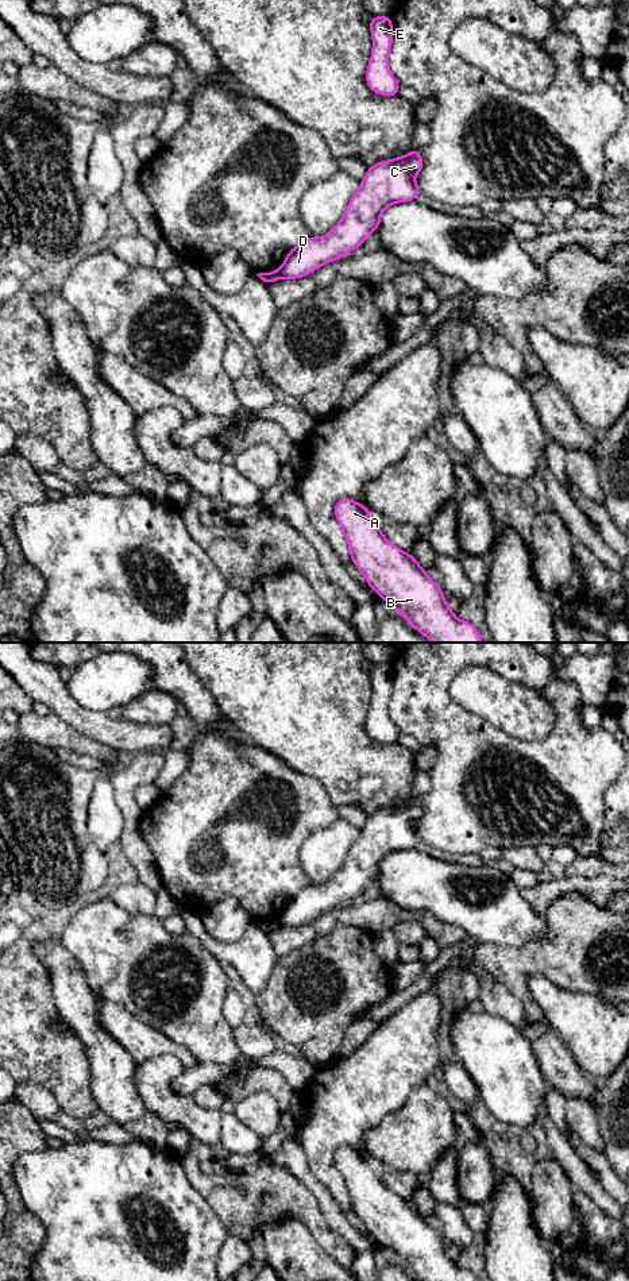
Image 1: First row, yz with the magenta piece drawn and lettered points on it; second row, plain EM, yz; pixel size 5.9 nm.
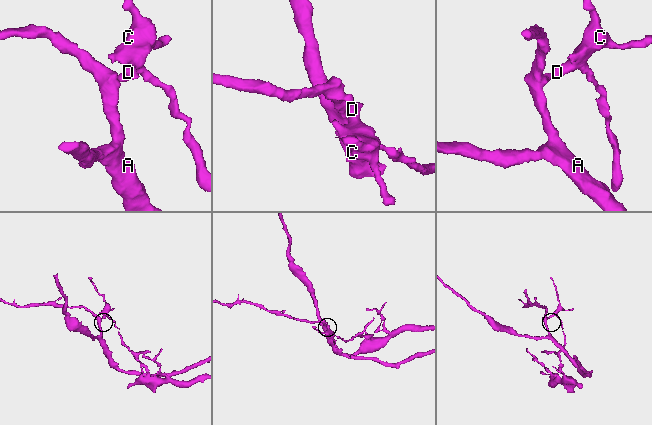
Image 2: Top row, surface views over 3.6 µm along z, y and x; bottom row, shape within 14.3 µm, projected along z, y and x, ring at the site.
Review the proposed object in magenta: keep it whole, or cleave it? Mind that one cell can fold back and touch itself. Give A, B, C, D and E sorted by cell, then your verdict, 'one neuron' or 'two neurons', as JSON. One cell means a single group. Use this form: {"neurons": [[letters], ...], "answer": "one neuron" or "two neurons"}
{"neurons": [["A", "B"], ["C", "D", "E"]], "answer": "two neurons"}

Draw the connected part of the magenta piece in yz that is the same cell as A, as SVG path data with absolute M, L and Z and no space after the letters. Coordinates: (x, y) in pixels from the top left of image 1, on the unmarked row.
M340 1146L335 1153L335 1165L348 1191L351 1208L363 1222L368 1234L391 1251L420 1281L479 1281L472 1270L455 1265L444 1247L441 1234L436 1232L413 1203L393 1193L370 1166L370 1157L352 1146Z

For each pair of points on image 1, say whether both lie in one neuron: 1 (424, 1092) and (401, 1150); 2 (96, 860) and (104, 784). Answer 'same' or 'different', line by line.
1: same
2: different

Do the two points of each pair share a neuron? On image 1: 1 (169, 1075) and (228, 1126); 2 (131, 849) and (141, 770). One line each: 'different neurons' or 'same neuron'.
1: different neurons
2: same neuron

